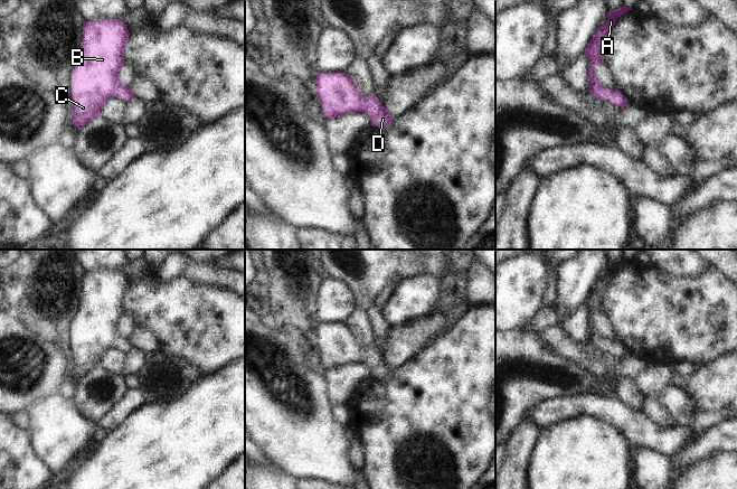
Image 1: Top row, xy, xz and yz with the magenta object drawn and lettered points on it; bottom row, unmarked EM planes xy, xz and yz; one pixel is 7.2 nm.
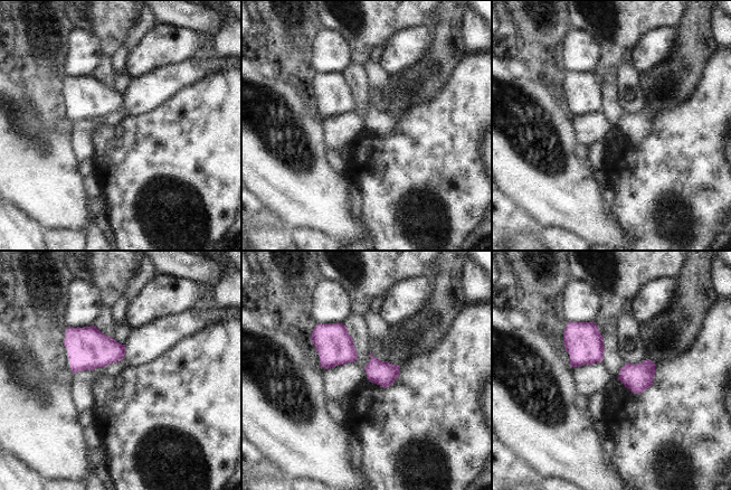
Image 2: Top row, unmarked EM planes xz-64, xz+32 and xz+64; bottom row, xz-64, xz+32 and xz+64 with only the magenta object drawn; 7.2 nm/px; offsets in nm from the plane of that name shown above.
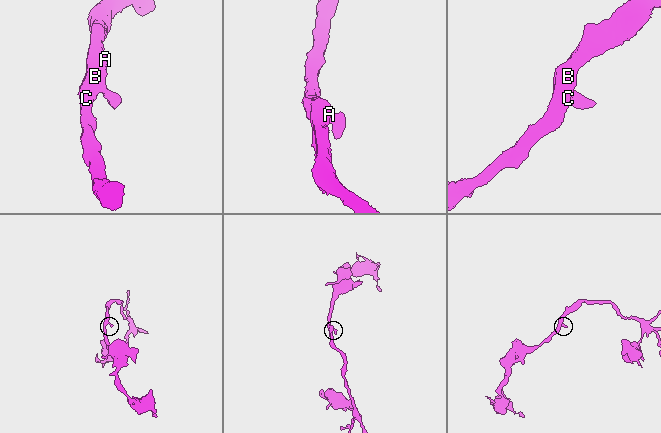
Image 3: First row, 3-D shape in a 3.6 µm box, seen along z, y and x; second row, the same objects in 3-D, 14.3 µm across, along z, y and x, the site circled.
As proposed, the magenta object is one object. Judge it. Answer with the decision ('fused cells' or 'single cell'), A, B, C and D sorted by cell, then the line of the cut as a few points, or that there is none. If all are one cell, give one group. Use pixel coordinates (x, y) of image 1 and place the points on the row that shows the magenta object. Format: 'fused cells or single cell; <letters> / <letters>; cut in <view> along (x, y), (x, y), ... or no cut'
single cell; A B C D; no cut

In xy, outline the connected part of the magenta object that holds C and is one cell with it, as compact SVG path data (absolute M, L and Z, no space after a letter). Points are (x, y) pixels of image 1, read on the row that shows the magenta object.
M98 19L83 22L82 54L73 69L73 124L78 130L101 114L111 97L130 102L135 94L120 81L129 29L122 19Z

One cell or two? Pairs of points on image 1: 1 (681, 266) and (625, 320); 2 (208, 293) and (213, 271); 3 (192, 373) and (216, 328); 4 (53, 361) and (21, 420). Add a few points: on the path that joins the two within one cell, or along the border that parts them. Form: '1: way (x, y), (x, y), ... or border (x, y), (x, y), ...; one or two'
1: border (657, 266), (670, 275), (697, 279); two
2: border (185, 275), (197, 283), (216, 284), (233, 290); two
3: border (171, 355), (188, 358), (205, 375); two
4: border (27, 410), (20, 410), (11, 414); two

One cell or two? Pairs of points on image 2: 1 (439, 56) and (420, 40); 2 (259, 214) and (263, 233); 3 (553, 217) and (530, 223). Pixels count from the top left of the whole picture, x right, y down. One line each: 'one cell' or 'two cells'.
1: two cells
2: two cells
3: two cells

